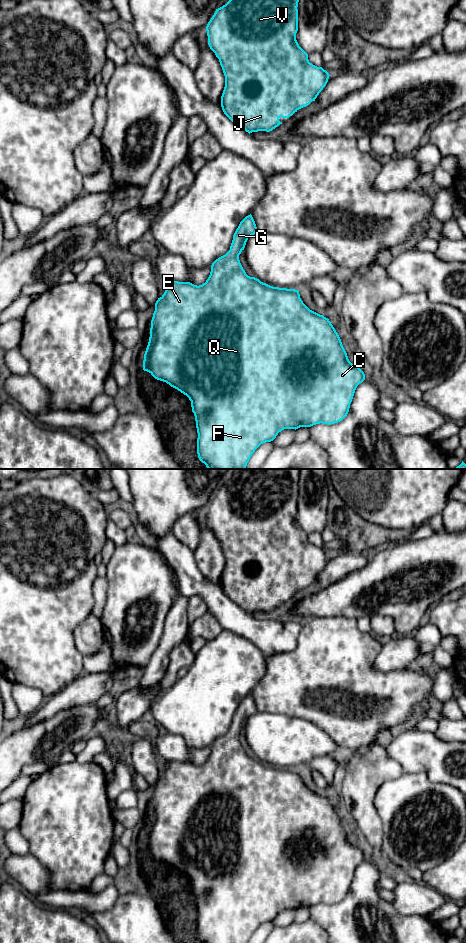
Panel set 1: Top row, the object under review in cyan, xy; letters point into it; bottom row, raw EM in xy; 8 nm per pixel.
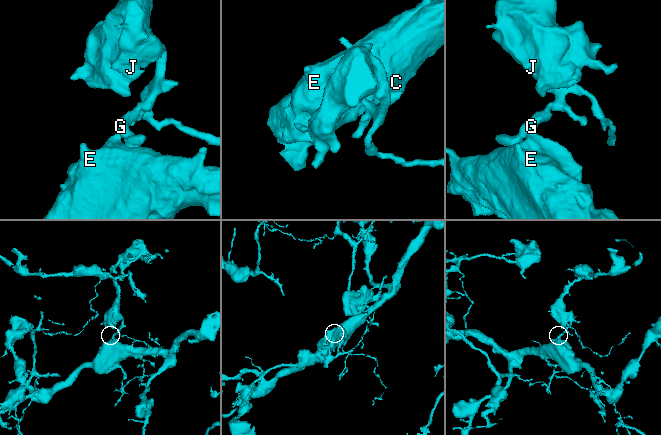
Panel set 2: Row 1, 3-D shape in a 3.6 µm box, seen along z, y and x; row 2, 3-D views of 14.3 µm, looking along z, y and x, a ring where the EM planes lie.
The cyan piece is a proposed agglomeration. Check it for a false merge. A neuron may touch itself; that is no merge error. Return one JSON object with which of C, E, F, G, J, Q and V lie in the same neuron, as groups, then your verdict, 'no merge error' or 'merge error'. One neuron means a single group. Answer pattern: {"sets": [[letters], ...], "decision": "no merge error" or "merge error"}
{"sets": [["C", "E", "F", "G", "J", "Q", "V"]], "decision": "no merge error"}

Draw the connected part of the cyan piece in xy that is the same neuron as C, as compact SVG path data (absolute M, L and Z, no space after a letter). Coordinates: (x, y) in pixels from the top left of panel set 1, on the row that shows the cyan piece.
M252 215L246 216L233 235L230 250L212 263L206 282L199 286L190 282L170 282L164 294L156 301L151 320L143 370L149 372L155 379L166 382L177 389L191 401L198 433L197 454L199 460L208 469L245 469L255 450L261 444L273 441L284 429L296 430L320 423L331 425L342 421L349 412L357 386L365 380L364 372L349 361L341 339L329 319L310 310L301 300L298 290L273 287L246 274L240 263L239 255L244 250L248 238L257 232Z

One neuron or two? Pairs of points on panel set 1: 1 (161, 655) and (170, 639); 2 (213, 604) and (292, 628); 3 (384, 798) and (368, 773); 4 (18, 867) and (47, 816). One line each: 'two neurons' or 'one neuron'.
1: one neuron
2: one neuron
3: two neurons
4: two neurons

